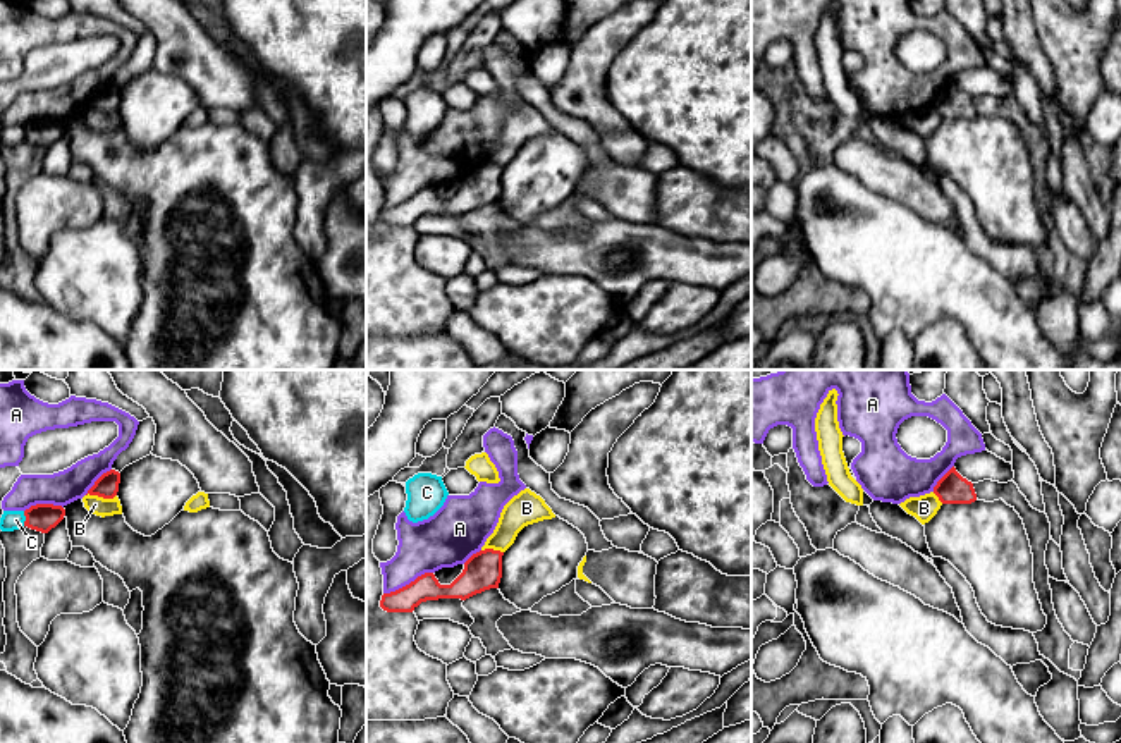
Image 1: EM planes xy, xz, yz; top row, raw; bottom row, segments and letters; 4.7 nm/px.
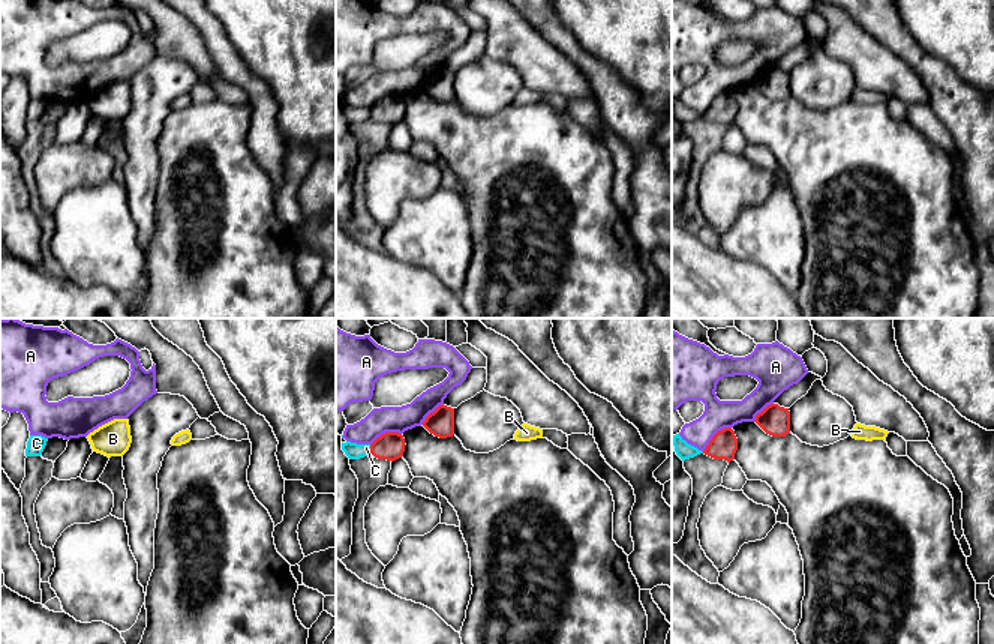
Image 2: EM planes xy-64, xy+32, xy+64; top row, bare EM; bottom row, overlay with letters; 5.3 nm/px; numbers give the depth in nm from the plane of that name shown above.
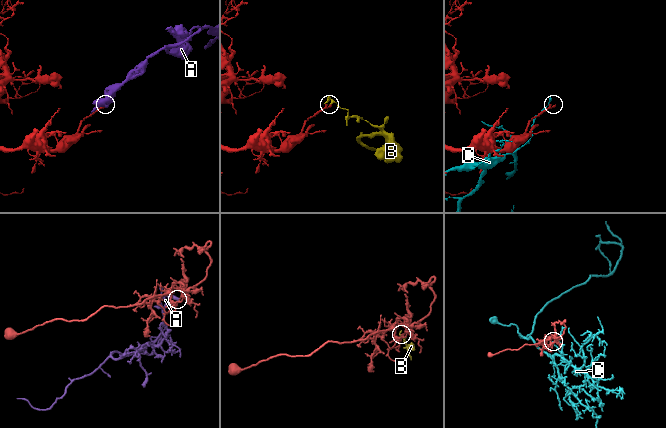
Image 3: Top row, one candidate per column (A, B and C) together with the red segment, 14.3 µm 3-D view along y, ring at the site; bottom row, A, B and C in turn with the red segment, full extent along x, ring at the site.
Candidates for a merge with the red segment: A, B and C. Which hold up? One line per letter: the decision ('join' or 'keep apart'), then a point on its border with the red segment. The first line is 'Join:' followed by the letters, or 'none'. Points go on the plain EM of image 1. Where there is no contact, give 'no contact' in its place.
Join: none
A: keep apart; contact xz (410, 198)
B: keep apart; contact xy (102, 110)
C: keep apart; contact xy (26, 133)

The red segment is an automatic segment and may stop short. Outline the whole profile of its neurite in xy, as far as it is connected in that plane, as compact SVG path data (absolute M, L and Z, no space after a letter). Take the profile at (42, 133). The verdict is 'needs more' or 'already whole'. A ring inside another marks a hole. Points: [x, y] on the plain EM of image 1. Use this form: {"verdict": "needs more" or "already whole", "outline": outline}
{"verdict": "already whole", "outline": "M36 119L26 124L24 131L24 141L41 148L48 148L64 134L65 124L53 119Z"}

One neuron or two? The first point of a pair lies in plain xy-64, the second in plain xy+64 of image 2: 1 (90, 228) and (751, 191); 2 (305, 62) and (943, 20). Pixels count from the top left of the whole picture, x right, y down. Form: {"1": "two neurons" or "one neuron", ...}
{"1": "two neurons", "2": "one neuron"}

